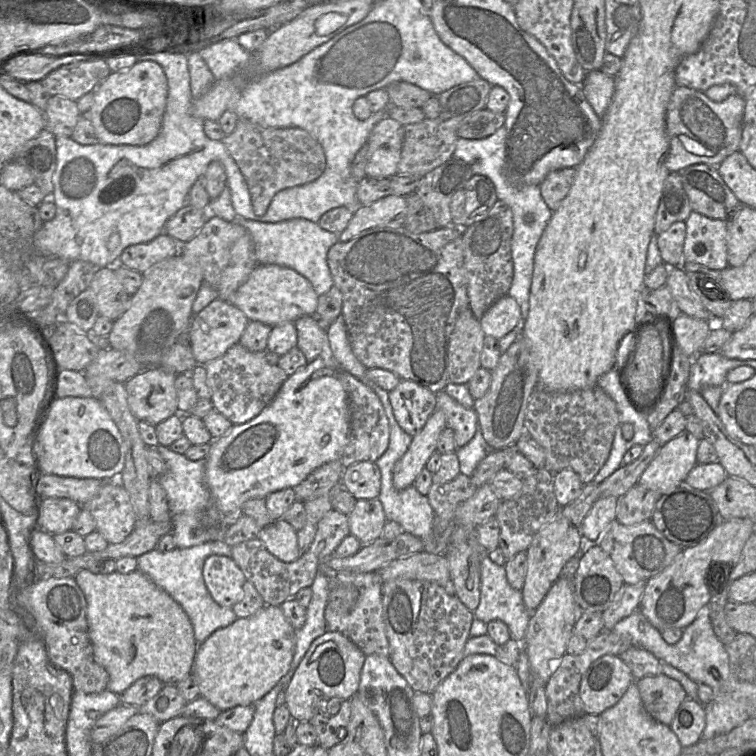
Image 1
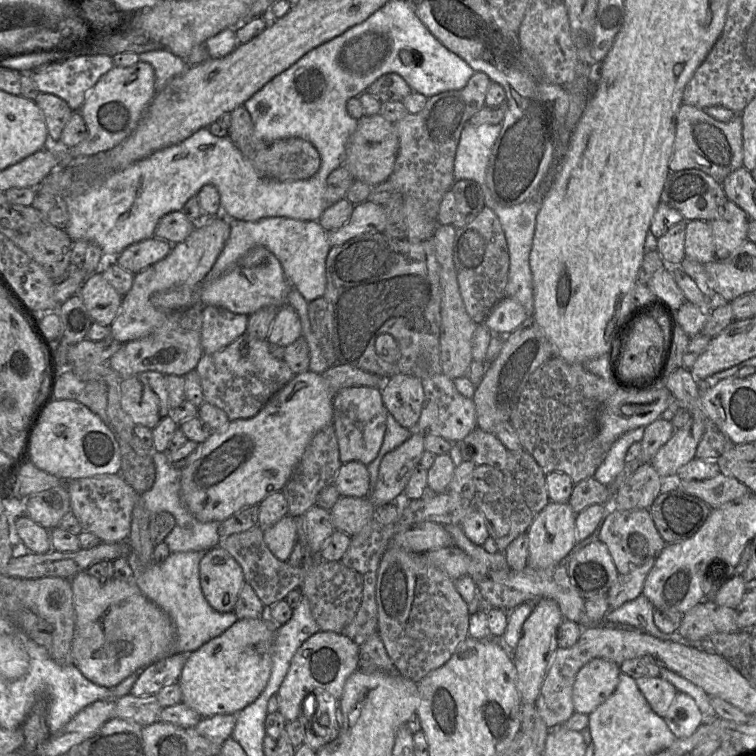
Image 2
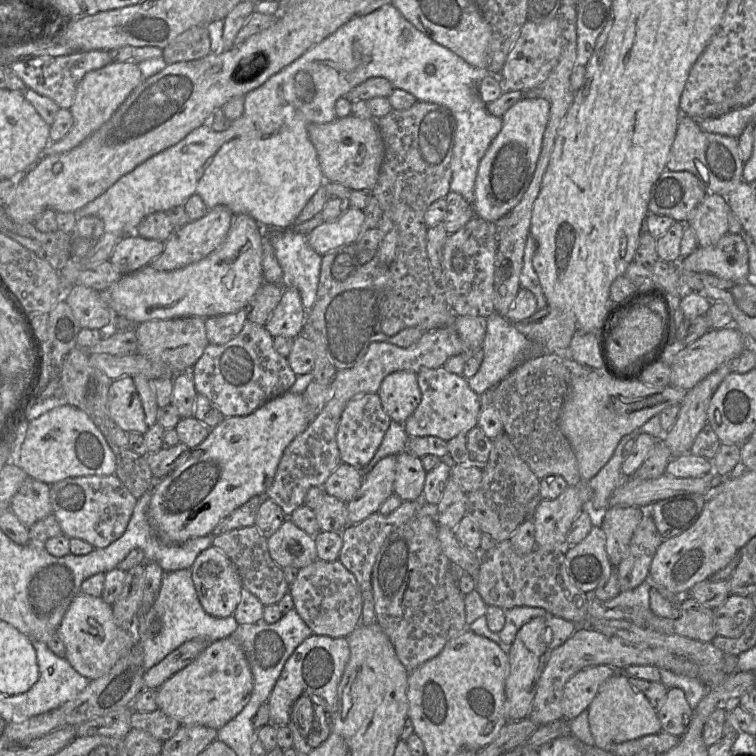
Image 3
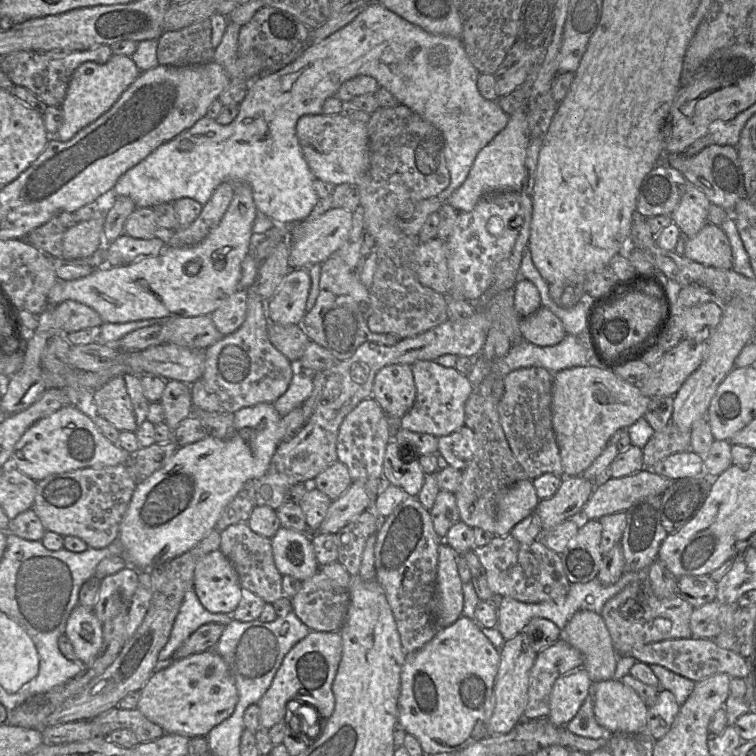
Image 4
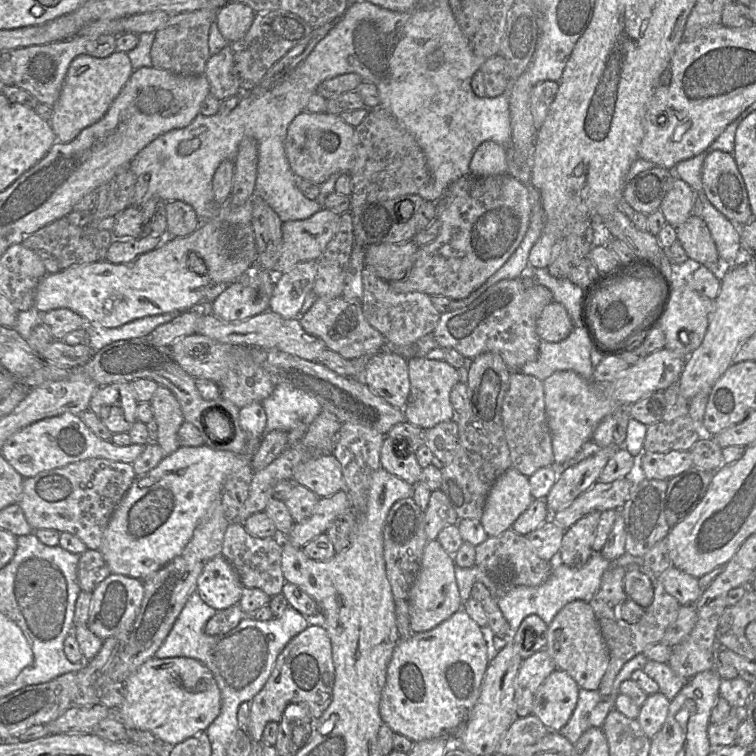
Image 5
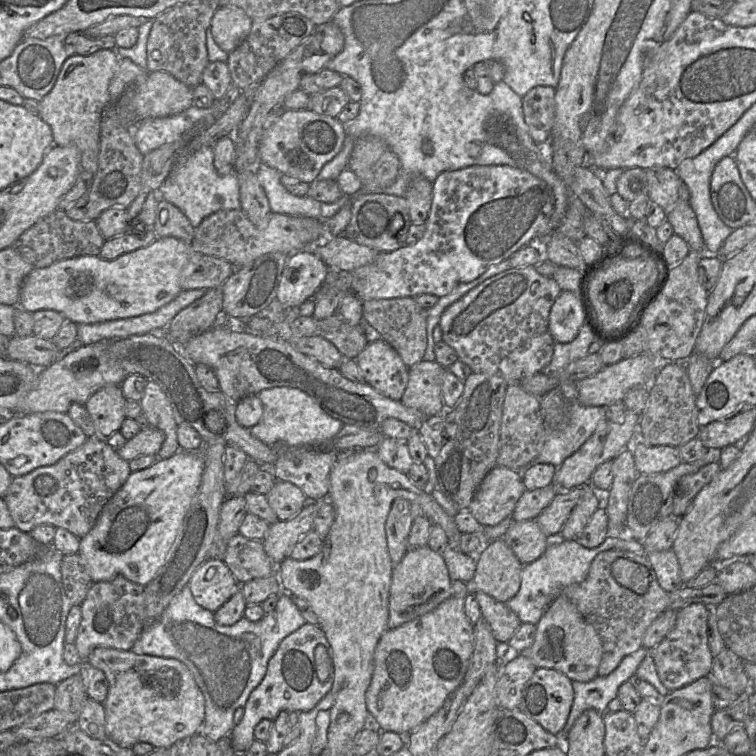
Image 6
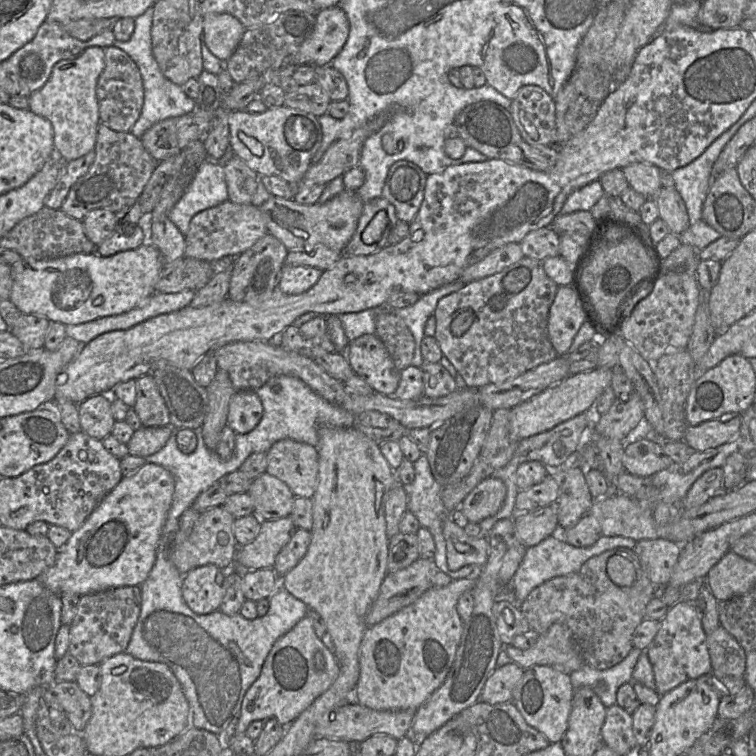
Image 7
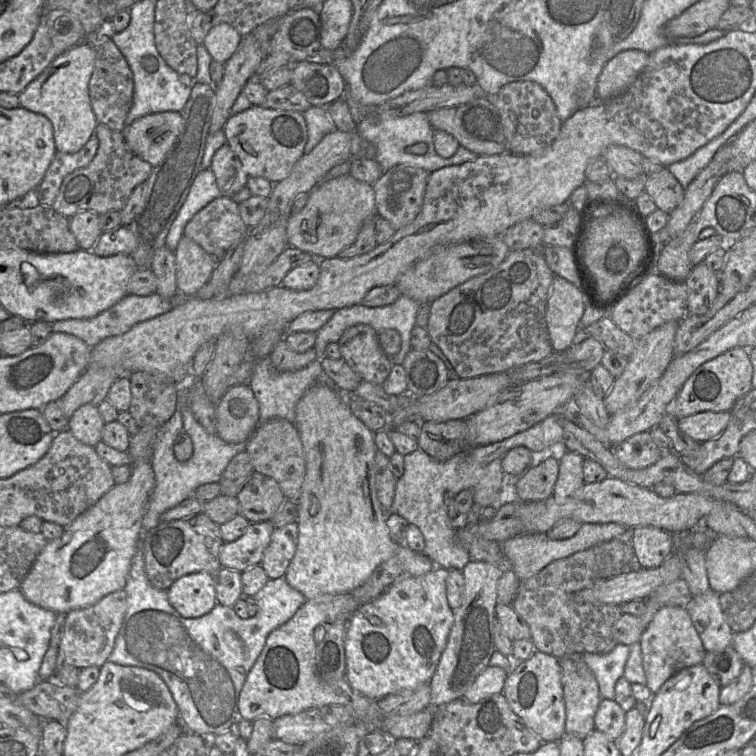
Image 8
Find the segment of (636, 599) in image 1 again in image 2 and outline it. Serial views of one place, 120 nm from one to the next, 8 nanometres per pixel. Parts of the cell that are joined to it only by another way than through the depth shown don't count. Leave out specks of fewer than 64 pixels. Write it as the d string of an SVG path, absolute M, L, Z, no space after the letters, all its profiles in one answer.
M649 559L645 564L627 574L618 575L607 593L610 610L619 608L643 593L644 582L654 565L655 559Z

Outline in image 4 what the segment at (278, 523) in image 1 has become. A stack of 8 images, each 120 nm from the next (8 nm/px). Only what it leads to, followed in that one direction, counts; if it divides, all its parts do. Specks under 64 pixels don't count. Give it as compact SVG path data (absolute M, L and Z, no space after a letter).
M281 527L271 543L276 567L283 576L289 575L303 582L319 569L311 536L307 533Z

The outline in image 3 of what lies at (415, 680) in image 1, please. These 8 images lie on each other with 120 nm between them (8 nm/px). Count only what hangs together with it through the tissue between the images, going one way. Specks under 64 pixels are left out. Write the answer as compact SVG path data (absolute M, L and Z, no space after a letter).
M427 515L415 516L410 520L408 520L407 522L403 523L388 536L380 552L378 553L375 564L373 566L372 591L374 598L374 611L376 614L377 623L390 638L394 646L397 657L399 658L399 660L408 670L409 673L417 669L426 661L437 656L442 651L442 649L449 640L458 636L460 633L462 633L464 630L467 629L468 625L466 624L465 603L464 603L465 595L459 590L457 586L456 577L452 574L452 563L444 555L440 541L438 539L438 525L436 521L430 516Z

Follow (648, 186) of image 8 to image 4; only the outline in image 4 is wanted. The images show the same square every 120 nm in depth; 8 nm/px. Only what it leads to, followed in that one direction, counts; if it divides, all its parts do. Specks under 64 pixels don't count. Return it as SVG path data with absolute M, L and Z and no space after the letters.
M706 223L693 237L687 237L684 256L720 269L733 268L733 255L728 237L717 225Z

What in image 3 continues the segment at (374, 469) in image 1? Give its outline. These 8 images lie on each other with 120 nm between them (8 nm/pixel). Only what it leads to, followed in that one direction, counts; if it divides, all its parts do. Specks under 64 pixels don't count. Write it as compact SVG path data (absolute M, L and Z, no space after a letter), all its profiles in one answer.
M341 462L322 487L327 494L347 503L356 496L361 487L362 478L360 470Z

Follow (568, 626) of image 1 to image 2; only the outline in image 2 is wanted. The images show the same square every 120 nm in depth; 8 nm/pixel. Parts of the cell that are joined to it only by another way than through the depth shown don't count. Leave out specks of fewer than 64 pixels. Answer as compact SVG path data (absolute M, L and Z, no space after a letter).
M541 599L522 626L517 646L513 649L513 663L517 671L517 689L522 703L535 703L557 650L557 631L564 617L552 599Z

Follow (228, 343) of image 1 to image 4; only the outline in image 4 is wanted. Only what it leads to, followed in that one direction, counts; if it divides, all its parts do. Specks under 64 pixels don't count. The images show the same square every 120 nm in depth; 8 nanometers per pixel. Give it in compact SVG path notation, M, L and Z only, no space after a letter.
M238 290L210 315L214 325L224 336L236 332L245 321L247 301L247 291Z

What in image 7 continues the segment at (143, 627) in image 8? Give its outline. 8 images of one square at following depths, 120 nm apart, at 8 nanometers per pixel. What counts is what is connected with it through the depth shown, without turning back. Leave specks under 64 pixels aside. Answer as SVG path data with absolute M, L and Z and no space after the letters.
M178 528L172 533L169 543L169 538L164 537L162 531L154 566L147 579L140 585L141 611L125 652L140 660L166 664L180 682L188 701L191 714L190 725L219 736L235 715L240 714L244 695L259 677L273 644L306 616L308 606L289 593L283 585L279 585L268 598L269 610L262 617L247 619L239 613L226 615L220 609L209 614L196 614L188 607L182 596L184 575L169 559L170 546L177 532Z

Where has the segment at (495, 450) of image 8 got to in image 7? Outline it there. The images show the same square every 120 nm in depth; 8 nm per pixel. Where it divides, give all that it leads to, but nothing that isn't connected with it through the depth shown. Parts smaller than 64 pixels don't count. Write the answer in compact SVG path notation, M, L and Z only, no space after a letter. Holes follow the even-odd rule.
M585 412L558 424L548 431L524 438L517 442L514 455L510 462L492 474L493 477L500 479L505 484L507 493L500 510L495 515L487 517L479 523L481 530L480 535L487 537L490 530L498 520L512 519L515 509L516 496L519 492L516 484L516 471L519 465L528 461L538 461L544 466L549 465L552 467L559 467L563 465L578 451L591 424L592 415L589 412ZM422 454L420 458L413 463L413 466L415 470L415 479L411 484L404 485L404 490L407 495L407 510L411 511L416 516L421 526L428 529L432 534L436 545L433 560L437 567L453 580L468 578L473 571L478 570L481 566L466 565L458 570L450 570L448 566L446 540L443 534L443 523L446 518L446 514L449 513L446 511L441 498L443 488L434 478L430 469L428 458L425 454Z

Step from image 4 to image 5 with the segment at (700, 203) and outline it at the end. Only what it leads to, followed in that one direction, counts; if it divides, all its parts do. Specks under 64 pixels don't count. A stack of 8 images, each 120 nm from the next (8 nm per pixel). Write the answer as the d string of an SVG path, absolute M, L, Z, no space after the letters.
M675 178L672 187L660 205L666 222L678 227L692 215L694 190L680 178Z

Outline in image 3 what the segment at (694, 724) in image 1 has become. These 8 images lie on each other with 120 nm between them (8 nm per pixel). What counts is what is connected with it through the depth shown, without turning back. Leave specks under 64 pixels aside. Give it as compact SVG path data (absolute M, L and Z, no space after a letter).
M670 688L666 701L657 711L663 732L681 737L691 721L693 710L679 688Z

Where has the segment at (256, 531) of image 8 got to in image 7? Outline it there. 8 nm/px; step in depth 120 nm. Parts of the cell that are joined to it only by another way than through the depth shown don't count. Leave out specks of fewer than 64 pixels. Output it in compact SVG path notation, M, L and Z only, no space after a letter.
M290 517L262 521L258 536L251 543L238 547L235 563L247 571L273 568L277 555L295 530Z

